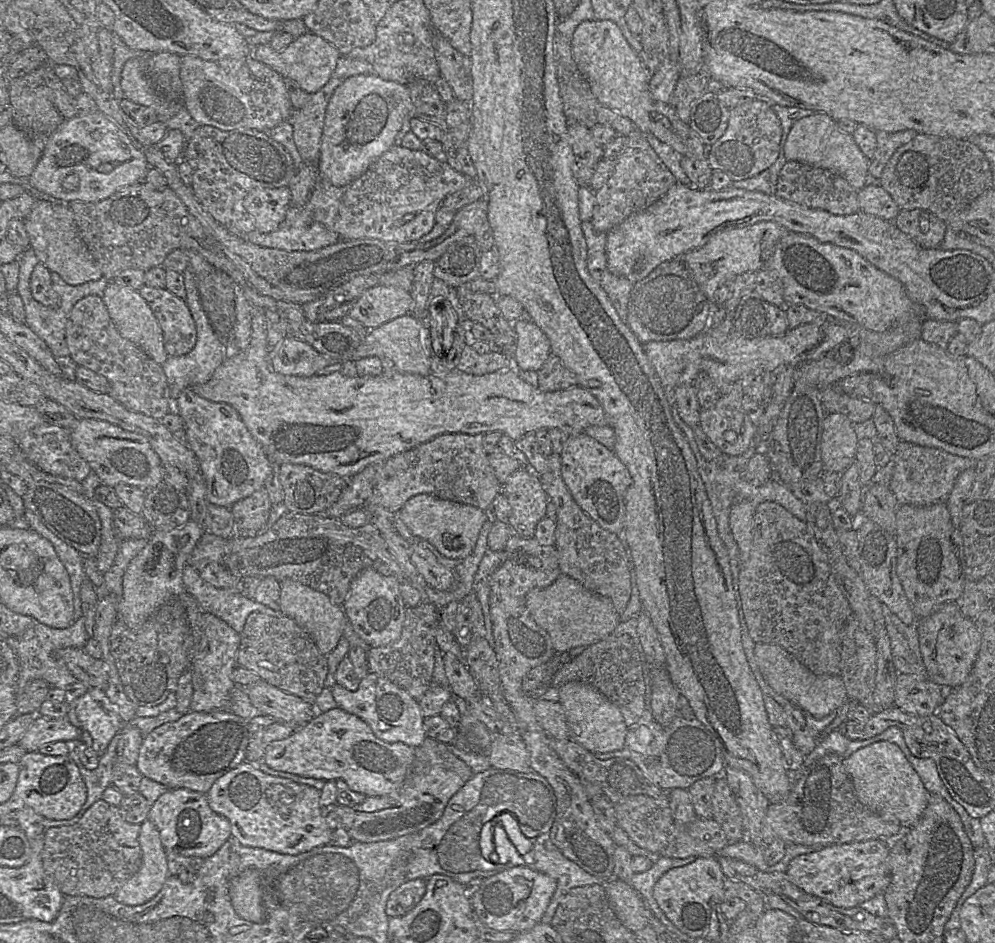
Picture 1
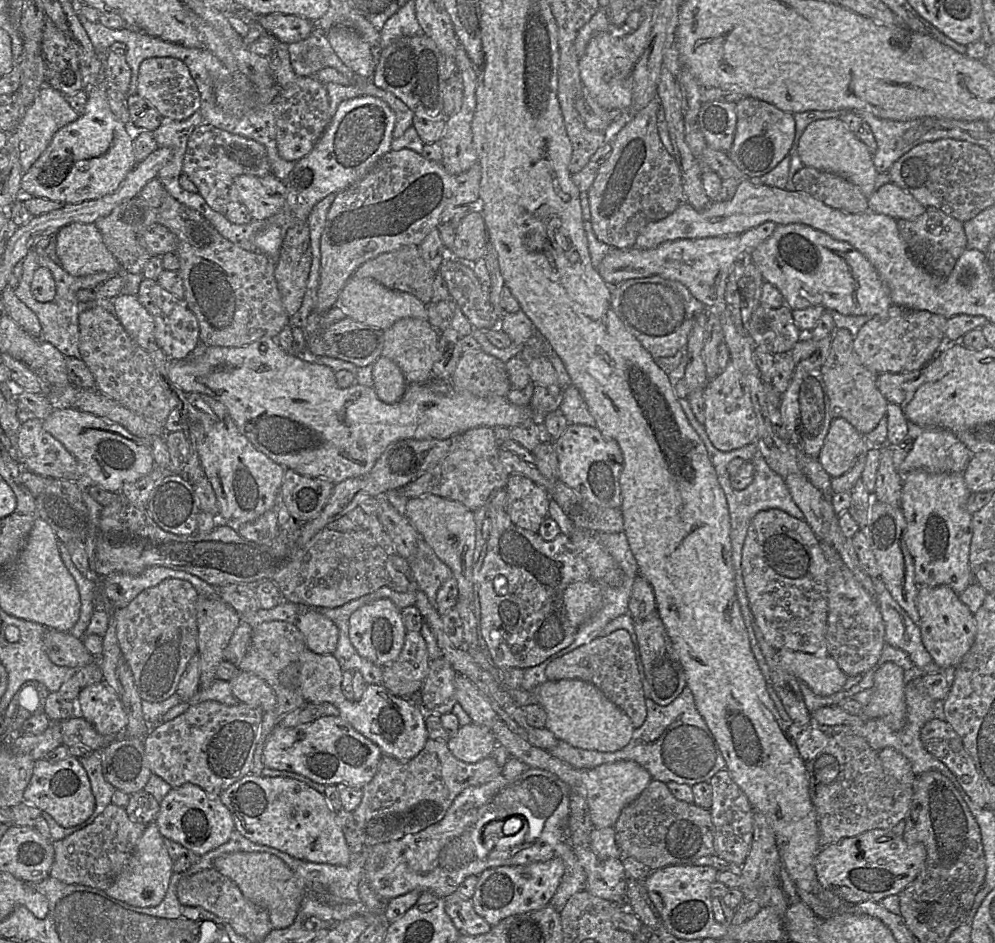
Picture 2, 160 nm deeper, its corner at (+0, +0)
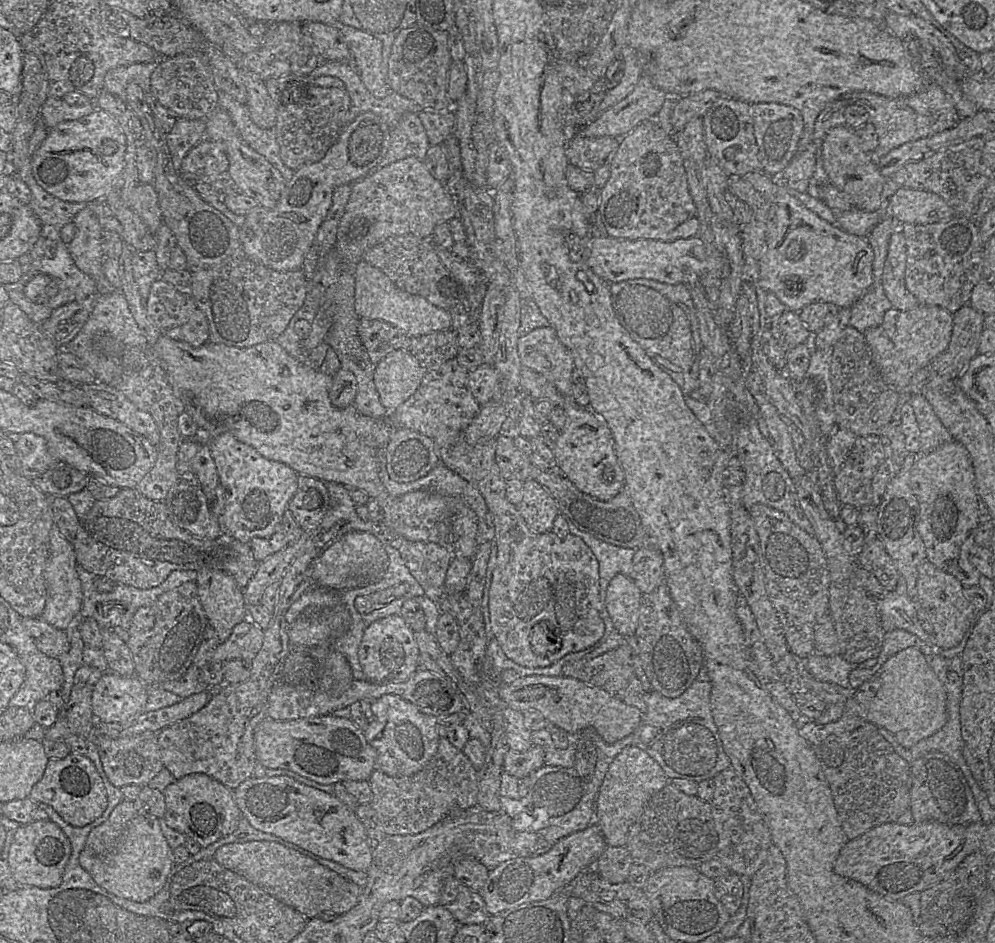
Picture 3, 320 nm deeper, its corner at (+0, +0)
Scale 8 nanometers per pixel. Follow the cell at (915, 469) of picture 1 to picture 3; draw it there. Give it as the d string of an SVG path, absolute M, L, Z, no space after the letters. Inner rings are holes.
M900 393L903 403L909 403L914 411L919 428L920 450L918 455L926 454L952 440L948 429L935 414L923 394Z

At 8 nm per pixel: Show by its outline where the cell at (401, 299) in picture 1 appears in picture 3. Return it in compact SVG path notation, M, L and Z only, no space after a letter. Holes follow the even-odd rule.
M360 261L355 265L354 307L358 317L389 323L413 338L436 331L450 330L451 315L425 298L399 289L381 270Z

